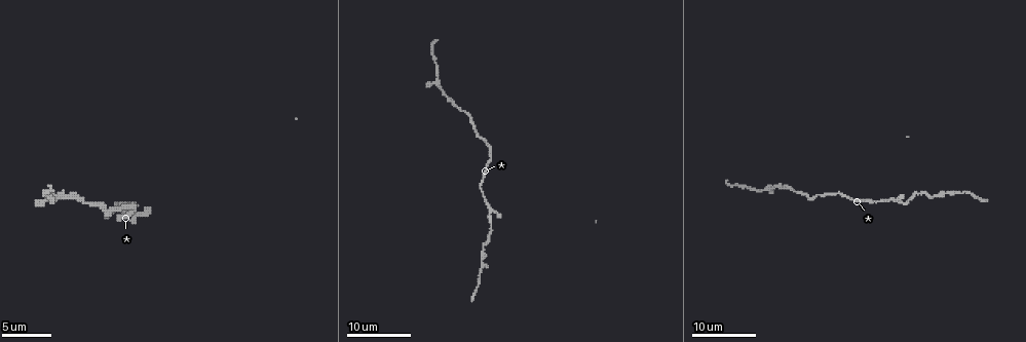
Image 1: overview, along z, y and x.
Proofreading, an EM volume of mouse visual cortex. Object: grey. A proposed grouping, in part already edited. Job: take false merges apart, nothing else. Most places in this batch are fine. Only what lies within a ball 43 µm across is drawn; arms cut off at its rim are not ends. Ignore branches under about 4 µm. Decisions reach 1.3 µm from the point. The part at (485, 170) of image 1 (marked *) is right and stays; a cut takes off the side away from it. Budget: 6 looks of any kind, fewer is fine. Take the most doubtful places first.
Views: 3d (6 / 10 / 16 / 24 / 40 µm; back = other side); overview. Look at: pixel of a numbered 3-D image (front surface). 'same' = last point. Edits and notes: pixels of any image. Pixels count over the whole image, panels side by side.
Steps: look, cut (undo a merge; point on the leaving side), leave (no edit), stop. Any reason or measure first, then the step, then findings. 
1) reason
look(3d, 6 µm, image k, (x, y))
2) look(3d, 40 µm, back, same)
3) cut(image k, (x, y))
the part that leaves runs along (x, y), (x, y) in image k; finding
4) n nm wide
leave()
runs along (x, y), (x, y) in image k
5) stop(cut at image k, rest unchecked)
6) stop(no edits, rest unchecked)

branch point
look(3d, 24 µm, image 1, (492, 210))

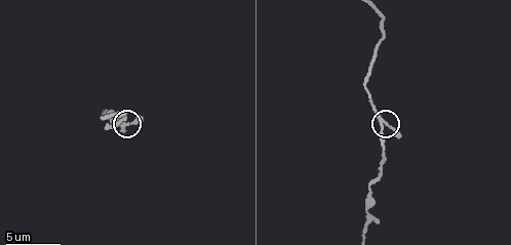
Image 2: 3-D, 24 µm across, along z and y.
look(3d, 10 µm, image 2, (384, 125))

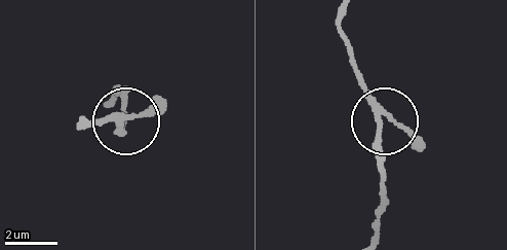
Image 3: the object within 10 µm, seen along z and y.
200 nm wide
leave()
runs along (346, 9), (339, 29), (381, 122), (377, 162), (383, 179) in image 3; one neuron here

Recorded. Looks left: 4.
thick turns thin
look(3d, 6 µm, image 2, (370, 216))

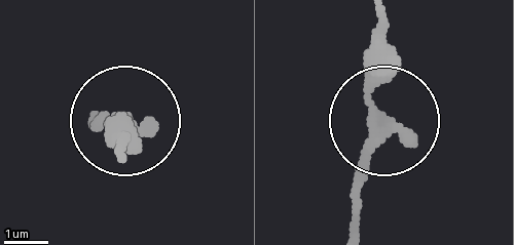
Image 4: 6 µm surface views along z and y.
3 arms
leave()
continuous, no second neuron

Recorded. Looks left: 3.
thick turns thin
look(3d, 16 µm, image 1, (437, 75))

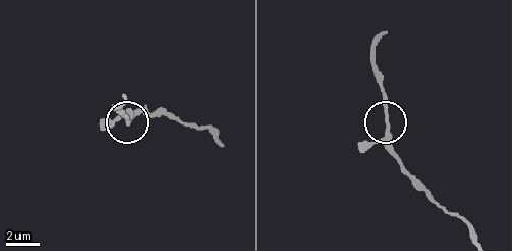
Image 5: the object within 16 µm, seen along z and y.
zoom in
look(3d, 6 µm, image 5, (389, 123))

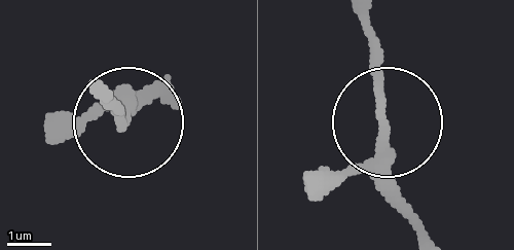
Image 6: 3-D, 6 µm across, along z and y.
230 nm wide
leave()
one neuron here

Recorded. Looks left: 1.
stop(no edits, rest unchecked)

